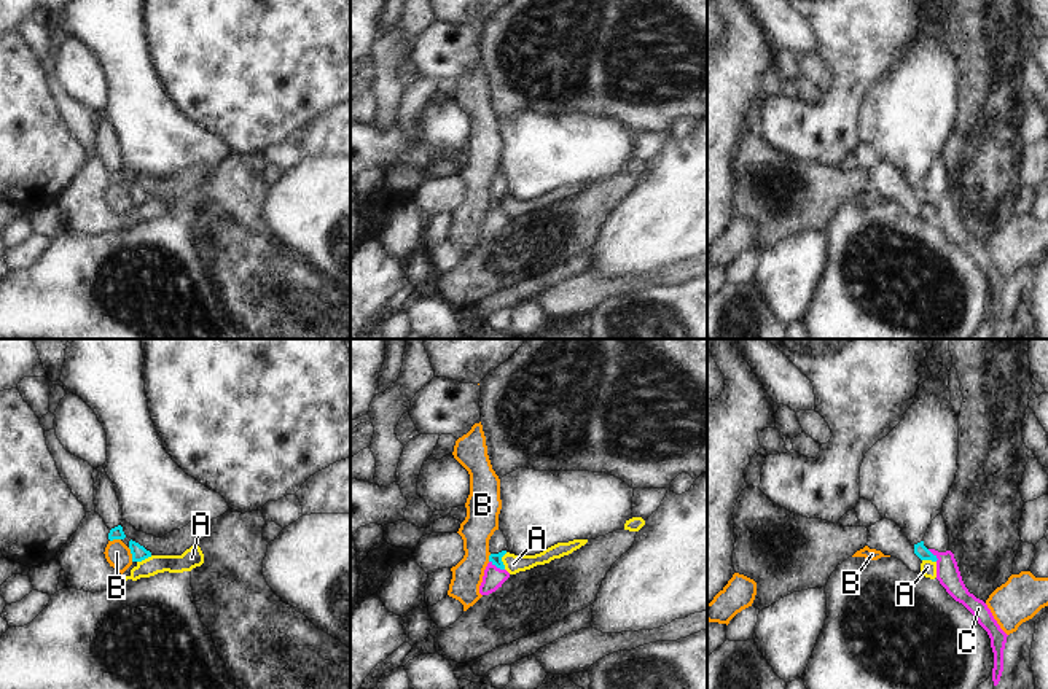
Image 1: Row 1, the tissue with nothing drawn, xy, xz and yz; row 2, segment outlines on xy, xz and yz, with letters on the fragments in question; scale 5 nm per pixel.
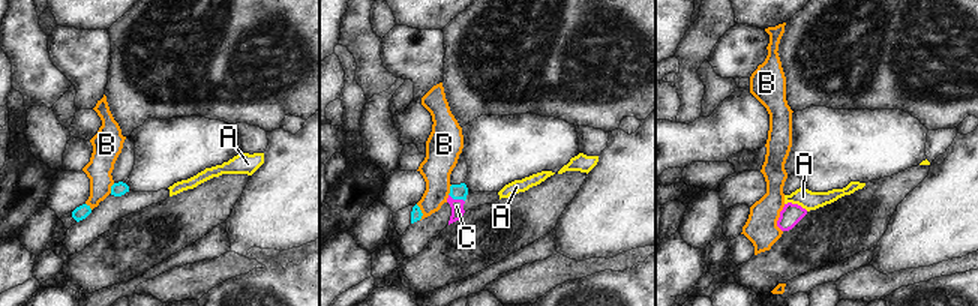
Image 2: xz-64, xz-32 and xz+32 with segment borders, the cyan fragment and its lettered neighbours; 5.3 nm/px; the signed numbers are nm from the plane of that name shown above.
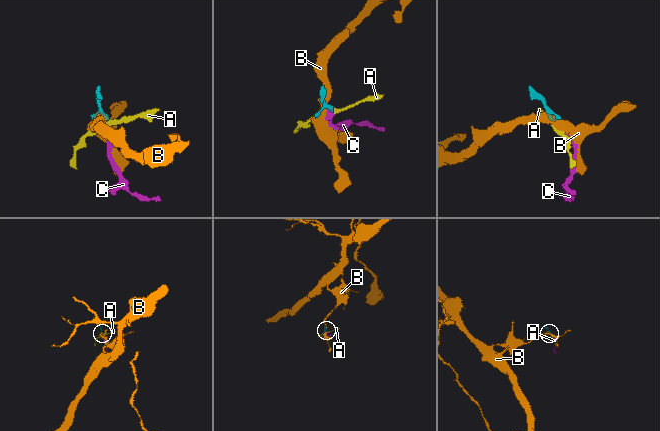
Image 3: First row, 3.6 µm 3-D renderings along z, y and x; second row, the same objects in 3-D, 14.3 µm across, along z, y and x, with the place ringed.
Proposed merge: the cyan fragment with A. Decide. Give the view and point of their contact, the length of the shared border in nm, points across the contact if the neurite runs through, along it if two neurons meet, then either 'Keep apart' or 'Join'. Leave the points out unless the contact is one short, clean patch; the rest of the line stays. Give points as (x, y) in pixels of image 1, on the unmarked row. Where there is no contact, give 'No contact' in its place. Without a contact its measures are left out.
Touches cyan at xz (500, 204). Shared border 90 nm. Boundary: xz (507, 196), (502, 201), (504, 212). Keep apart.

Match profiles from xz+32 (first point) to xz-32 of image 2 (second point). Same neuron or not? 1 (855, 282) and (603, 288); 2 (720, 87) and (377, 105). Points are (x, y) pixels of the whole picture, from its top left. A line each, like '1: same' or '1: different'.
1: different
2: same

